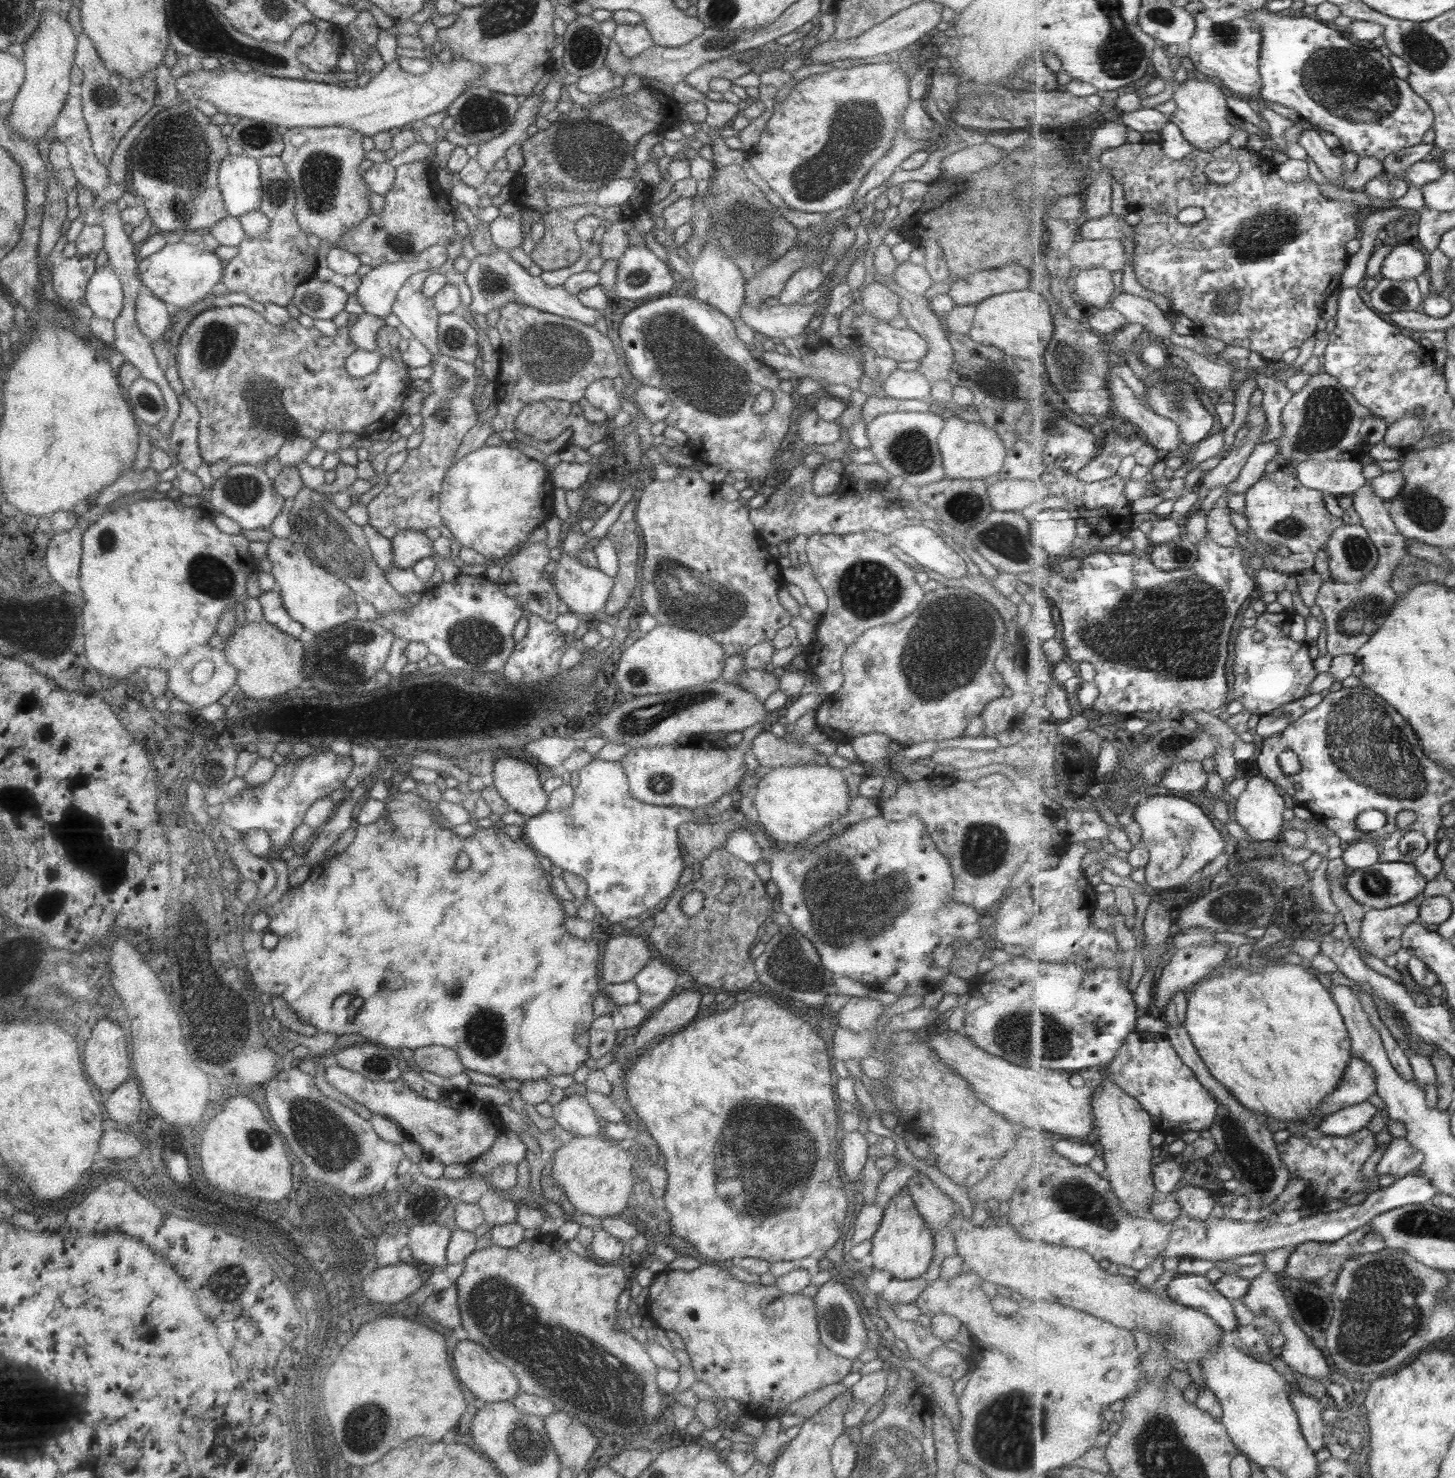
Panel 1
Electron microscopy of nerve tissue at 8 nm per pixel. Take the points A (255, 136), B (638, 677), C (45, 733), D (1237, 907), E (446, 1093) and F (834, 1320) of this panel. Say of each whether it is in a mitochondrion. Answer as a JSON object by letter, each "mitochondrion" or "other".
{"A":"mitochondrion","B":"mitochondrion","C":"other","D":"mitochondrion","E":"other","F":"mitochondrion"}

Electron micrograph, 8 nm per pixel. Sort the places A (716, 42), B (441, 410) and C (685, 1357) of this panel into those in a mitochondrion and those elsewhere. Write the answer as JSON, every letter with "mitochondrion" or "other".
{"A":"mitochondrion","B":"mitochondrion","C":"other"}

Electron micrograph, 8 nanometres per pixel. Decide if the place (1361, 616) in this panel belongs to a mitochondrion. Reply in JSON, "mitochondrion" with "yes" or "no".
{"mitochondrion":"yes"}

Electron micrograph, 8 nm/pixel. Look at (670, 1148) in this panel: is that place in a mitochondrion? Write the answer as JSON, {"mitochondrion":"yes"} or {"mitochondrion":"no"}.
{"mitochondrion":"no"}

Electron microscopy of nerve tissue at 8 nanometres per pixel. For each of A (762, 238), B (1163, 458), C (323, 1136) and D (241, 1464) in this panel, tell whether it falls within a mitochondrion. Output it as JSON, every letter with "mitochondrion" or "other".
{"A":"mitochondrion","B":"other","C":"mitochondrion","D":"other"}

